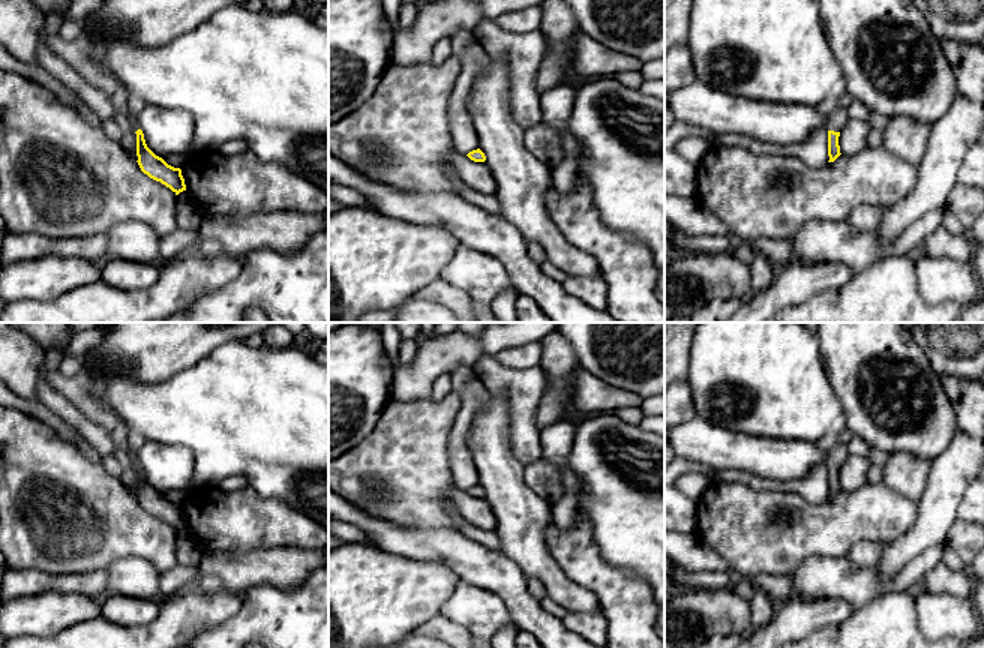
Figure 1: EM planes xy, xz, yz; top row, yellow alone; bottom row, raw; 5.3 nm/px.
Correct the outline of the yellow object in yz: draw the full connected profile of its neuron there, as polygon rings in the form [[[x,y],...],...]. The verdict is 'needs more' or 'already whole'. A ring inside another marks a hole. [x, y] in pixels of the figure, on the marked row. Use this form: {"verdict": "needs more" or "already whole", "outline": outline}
{"verdict": "needs more", "outline": [[[838,106],[828,114],[828,123],[826,123],[828,156],[830,156],[828,162],[834,162],[842,154],[840,146],[838,146],[838,136],[840,136],[840,130],[844,128],[846,122],[848,122],[848,118],[849,118],[848,108],[844,108],[844,106]]]}

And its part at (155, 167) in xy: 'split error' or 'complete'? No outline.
complete

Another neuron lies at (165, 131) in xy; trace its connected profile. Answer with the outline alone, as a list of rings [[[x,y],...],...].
[[[147,105],[138,112],[138,123],[147,147],[156,156],[194,153],[195,123],[186,111]]]

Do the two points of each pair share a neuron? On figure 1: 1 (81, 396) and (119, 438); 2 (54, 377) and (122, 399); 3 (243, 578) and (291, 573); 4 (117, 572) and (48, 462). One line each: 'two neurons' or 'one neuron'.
1: one neuron
2: two neurons
3: one neuron
4: two neurons

